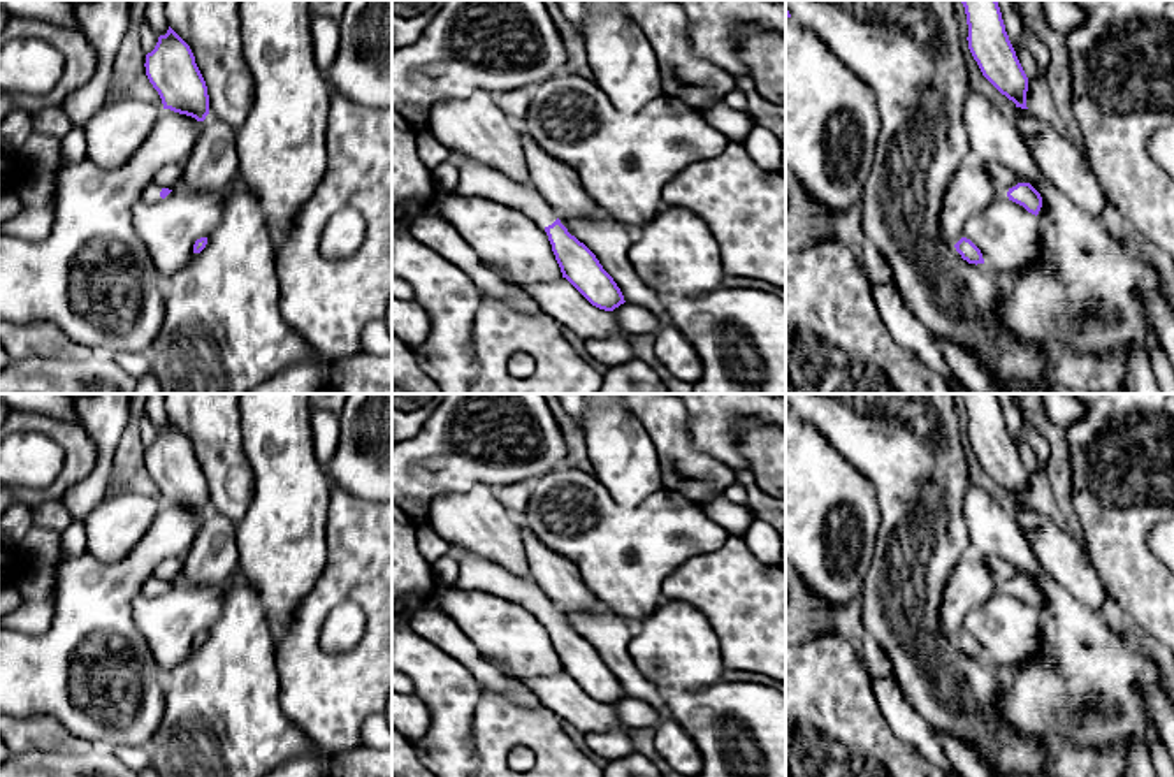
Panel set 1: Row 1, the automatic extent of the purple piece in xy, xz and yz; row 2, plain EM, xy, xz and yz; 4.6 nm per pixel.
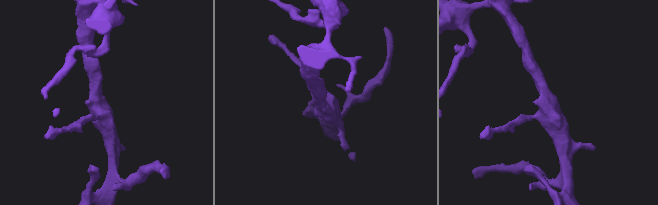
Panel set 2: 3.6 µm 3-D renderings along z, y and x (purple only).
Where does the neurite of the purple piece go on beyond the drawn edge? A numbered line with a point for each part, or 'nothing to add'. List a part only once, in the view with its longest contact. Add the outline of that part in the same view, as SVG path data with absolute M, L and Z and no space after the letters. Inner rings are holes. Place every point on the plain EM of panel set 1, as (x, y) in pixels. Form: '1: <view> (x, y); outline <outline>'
1: xz (475, 573); outline M452 548L450 554L459 563L459 577L452 589L480 591L518 603L533 612L541 622L557 614L557 606L547 598L531 578L524 580L510 575L503 566L489 563L466 550Z

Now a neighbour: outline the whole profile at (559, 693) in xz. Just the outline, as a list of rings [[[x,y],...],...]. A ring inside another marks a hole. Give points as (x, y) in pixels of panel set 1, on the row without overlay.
[[[566,672],[531,677],[525,686],[545,708],[561,721],[573,724],[583,735],[626,728],[619,721],[613,705],[592,700]]]

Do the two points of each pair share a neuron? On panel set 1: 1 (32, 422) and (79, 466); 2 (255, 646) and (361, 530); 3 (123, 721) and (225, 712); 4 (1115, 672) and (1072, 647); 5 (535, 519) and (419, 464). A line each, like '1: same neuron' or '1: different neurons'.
1: same neuron
2: different neurons
3: different neurons
4: same neuron
5: different neurons

